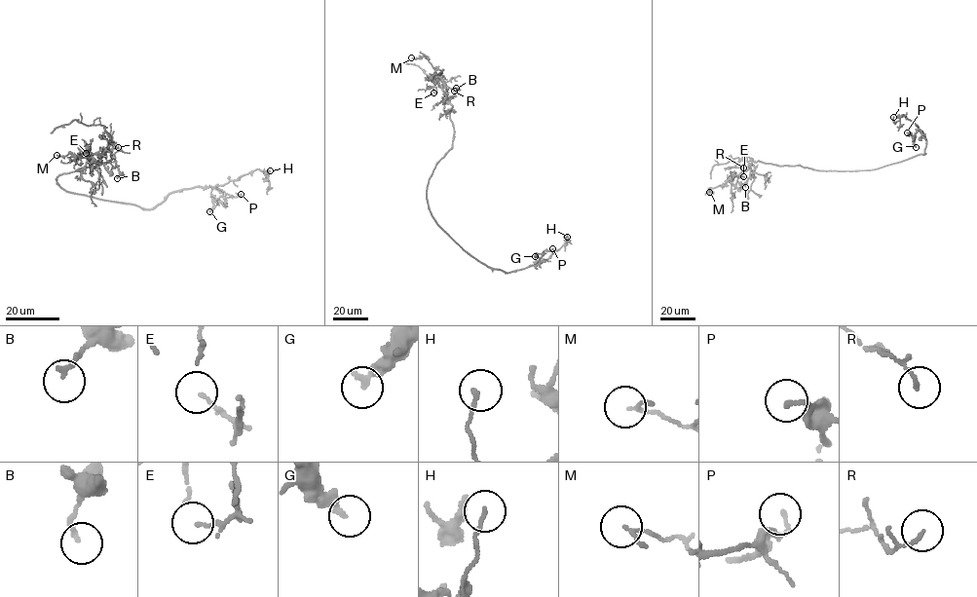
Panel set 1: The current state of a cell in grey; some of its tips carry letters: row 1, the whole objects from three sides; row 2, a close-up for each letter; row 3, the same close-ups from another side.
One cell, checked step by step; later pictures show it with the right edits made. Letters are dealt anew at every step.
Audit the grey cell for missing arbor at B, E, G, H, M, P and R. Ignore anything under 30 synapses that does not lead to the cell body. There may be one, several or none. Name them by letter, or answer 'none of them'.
none of them

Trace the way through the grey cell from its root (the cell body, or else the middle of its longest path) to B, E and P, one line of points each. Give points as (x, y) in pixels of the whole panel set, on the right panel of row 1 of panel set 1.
B: (855, 170), (824, 171), (799, 165), (753, 162), (745, 187)
E: (855, 170), (824, 171), (758, 161), (728, 179), (733, 175), (743, 176)
P: (855, 170), (877, 168), (923, 154), (926, 140), (922, 131), (919, 130), (913, 135), (907, 132)

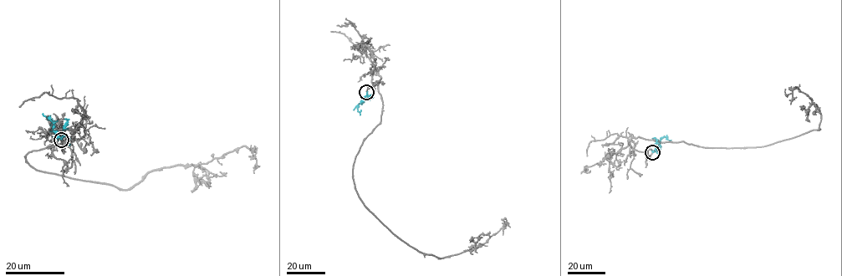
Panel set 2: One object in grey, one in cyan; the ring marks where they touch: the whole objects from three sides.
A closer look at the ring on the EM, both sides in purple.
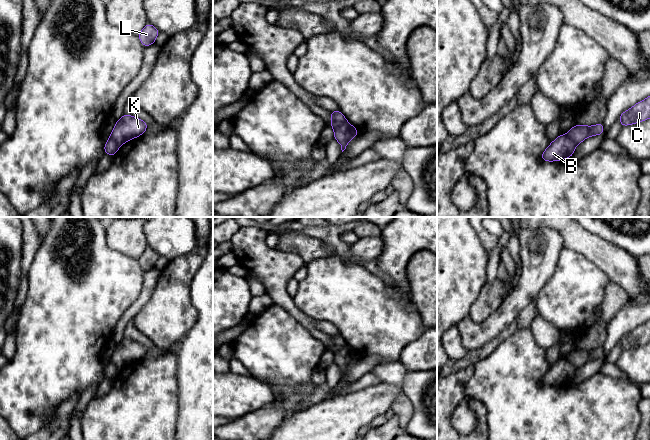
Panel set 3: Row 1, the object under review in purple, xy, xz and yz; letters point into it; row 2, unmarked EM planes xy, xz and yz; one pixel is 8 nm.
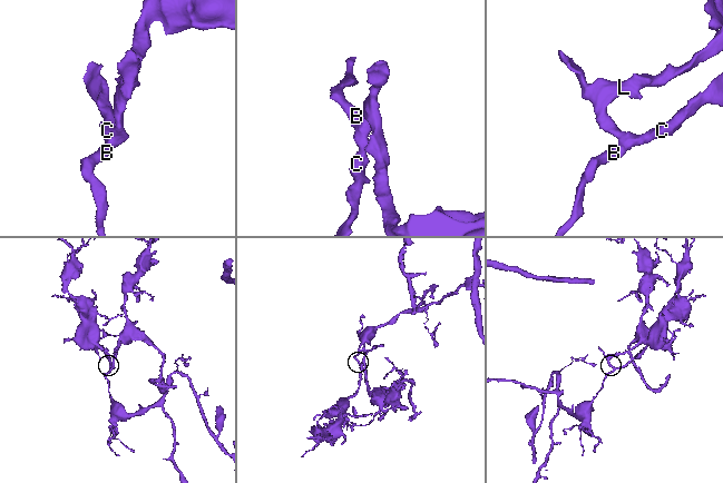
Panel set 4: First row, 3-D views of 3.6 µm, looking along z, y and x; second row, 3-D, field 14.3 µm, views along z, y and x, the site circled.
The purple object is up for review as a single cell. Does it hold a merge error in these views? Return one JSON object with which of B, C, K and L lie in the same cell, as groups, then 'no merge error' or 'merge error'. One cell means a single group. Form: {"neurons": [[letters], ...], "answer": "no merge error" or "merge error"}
{"neurons": [["B"], ["C", "K", "L"]], "answer": "merge error"}

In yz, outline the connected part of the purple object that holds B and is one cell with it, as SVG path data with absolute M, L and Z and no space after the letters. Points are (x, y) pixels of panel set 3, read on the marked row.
M560 134L541 154L541 160L553 162L572 157L575 143L566 135Z

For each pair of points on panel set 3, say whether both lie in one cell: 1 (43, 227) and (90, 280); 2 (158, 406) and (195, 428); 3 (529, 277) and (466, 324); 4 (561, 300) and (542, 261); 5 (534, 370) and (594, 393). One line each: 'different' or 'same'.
1: different
2: different
3: same
4: different
5: same

